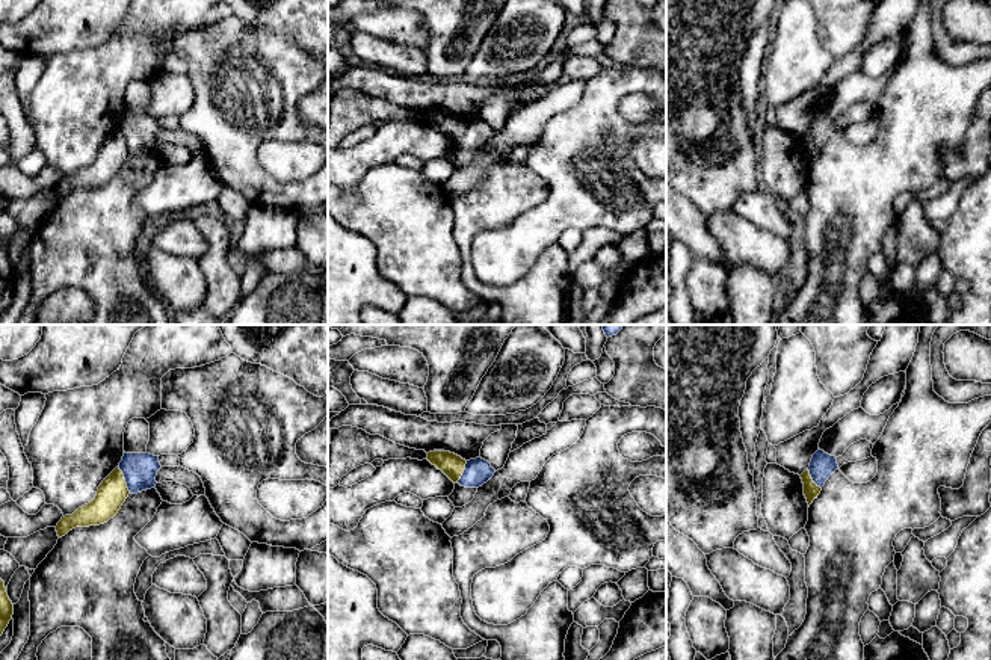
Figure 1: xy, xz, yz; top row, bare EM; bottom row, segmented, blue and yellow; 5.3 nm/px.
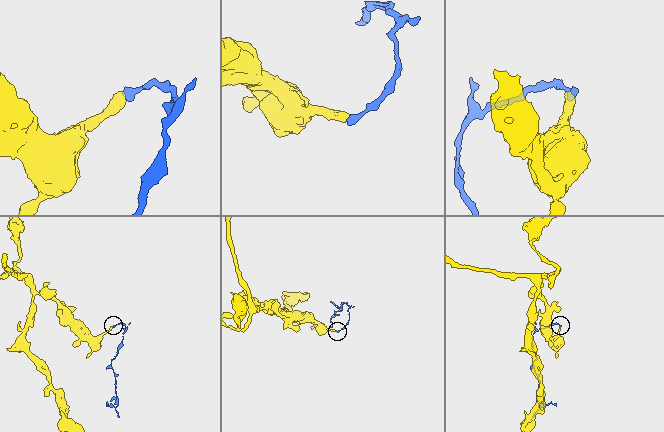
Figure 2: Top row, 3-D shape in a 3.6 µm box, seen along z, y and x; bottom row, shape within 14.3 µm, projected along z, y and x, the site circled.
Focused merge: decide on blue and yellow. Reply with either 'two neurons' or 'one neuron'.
two neurons

